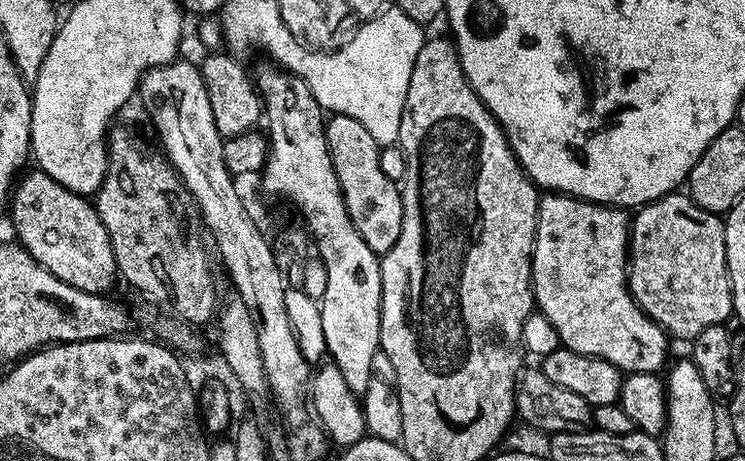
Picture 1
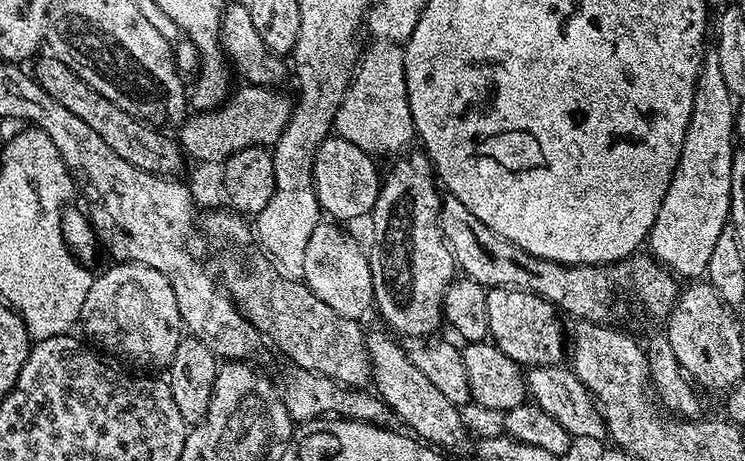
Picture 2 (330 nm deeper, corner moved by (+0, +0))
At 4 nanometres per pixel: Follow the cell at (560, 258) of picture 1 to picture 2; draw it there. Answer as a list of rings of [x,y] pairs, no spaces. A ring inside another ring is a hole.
[[[490,288],[487,289],[488,302],[488,332],[491,343],[506,354],[506,358],[514,358],[514,362],[521,366],[535,366],[538,364],[559,365],[566,356],[566,328],[560,325],[561,313],[555,304],[542,299],[538,294],[523,292],[518,288]]]

